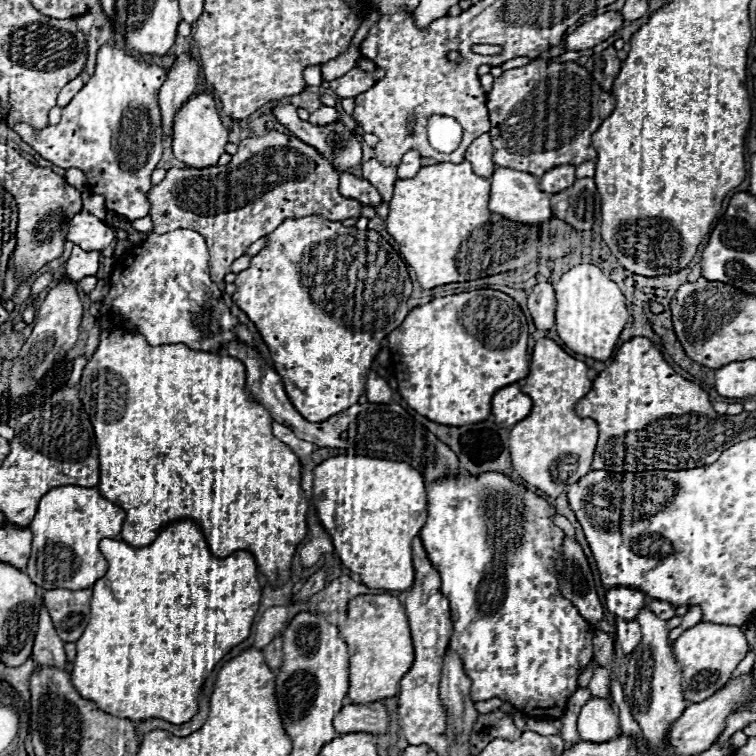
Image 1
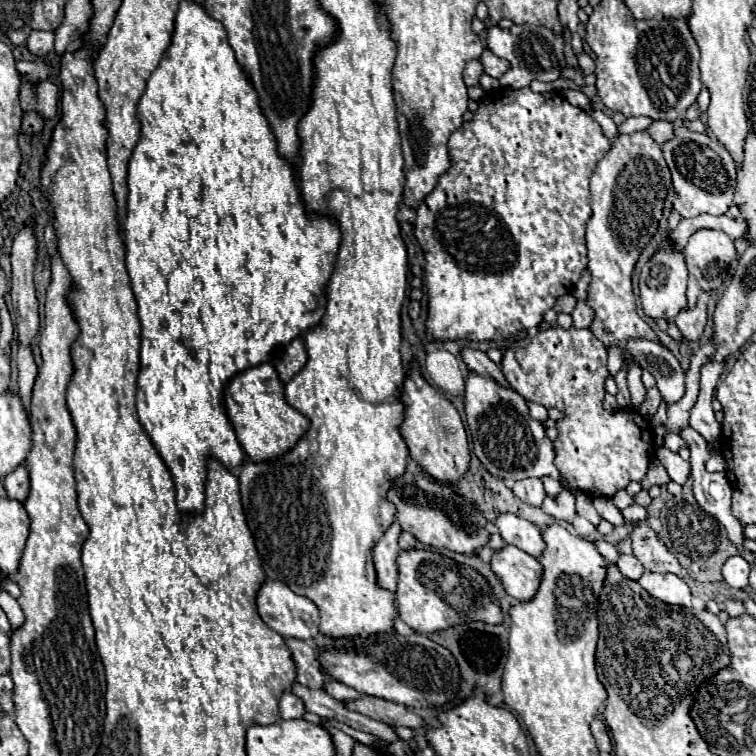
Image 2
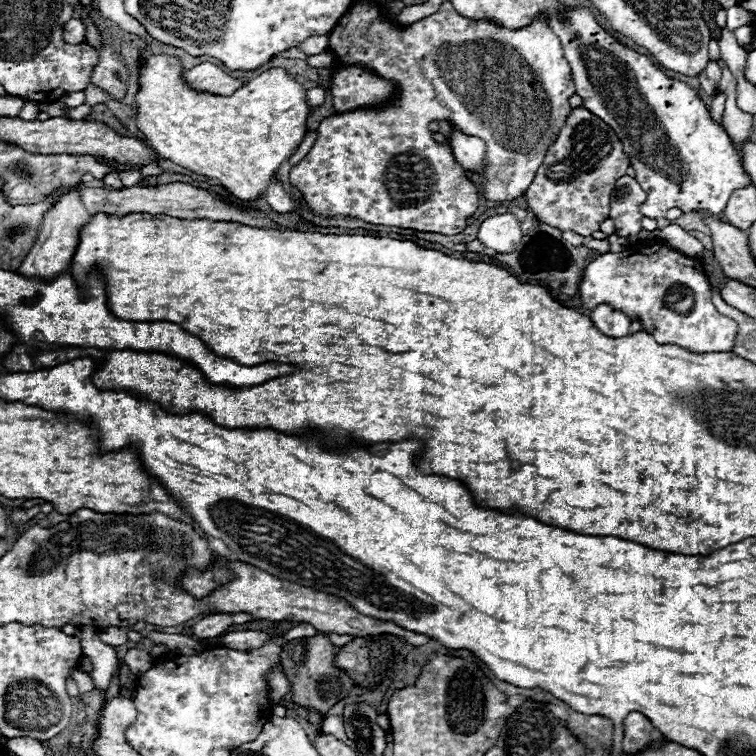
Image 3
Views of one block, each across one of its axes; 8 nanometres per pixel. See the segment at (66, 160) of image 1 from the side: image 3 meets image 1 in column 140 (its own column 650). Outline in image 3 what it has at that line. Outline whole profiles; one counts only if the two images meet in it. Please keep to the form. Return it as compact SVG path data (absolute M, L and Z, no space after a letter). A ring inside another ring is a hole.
M566 8L568 24L560 24L558 20L550 20L550 28L560 38L564 56L572 68L576 94L584 100L584 106L602 118L624 142L624 152L630 156L632 168L636 170L636 180L648 192L648 200L642 204L640 212L648 218L662 218L666 210L680 208L682 212L708 210L712 214L722 214L728 198L734 190L750 184L750 176L746 174L740 156L734 150L728 134L710 118L710 112L704 100L692 90L688 84L680 80L668 78L662 70L658 70L650 58L634 52L632 48L622 46L616 38L612 38L586 8ZM580 34L580 40L574 36Z

